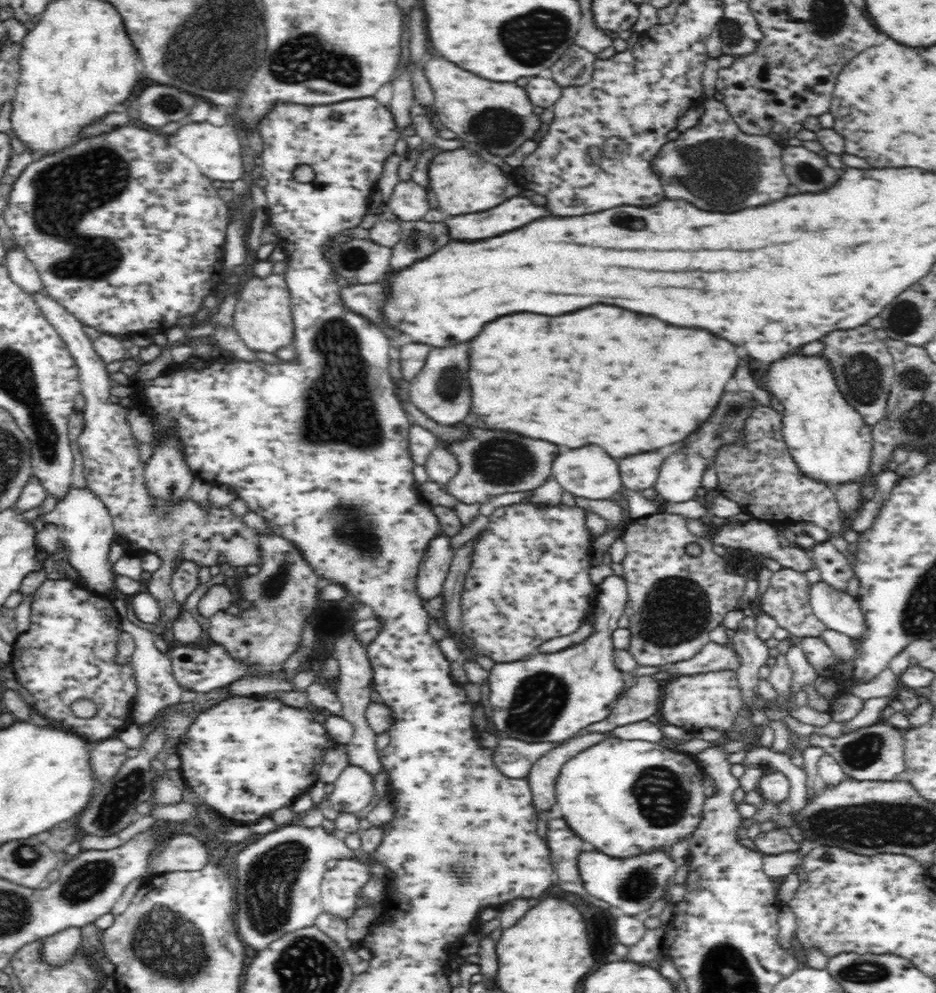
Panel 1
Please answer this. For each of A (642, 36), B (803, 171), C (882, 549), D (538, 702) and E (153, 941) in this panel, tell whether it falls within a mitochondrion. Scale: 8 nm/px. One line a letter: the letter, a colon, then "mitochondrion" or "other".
A: other
B: mitochondrion
C: other
D: mitochondrion
E: mitochondrion

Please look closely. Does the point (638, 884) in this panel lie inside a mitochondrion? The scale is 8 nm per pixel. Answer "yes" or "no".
yes

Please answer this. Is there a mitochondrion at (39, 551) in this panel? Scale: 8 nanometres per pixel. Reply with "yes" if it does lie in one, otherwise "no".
no

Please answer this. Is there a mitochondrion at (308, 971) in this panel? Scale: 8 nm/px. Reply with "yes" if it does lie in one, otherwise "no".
yes

